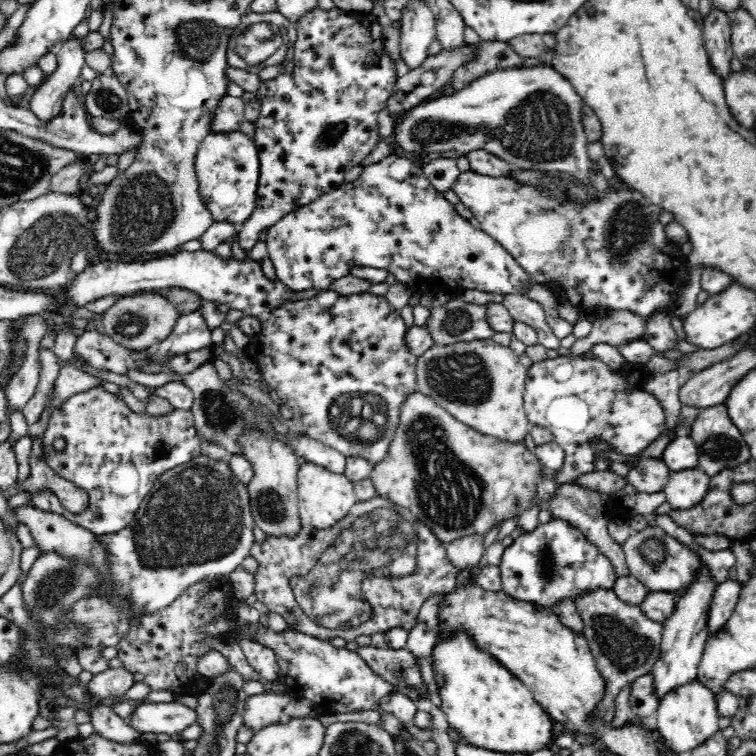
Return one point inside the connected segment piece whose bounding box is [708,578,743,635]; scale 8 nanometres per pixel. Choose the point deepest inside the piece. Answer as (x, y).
(727, 593)

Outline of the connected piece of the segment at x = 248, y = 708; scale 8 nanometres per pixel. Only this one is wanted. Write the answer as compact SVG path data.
M273 692L248 696L242 711L242 724L260 732L272 724L286 724L290 716L284 713L288 698Z

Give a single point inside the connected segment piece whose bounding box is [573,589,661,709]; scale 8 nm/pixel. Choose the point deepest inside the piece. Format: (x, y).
(625, 643)

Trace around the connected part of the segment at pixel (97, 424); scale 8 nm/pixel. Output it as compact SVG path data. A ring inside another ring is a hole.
M101 386L64 399L58 412L52 408L47 430L41 438L44 465L54 474L87 490L89 503L81 514L71 514L64 510L50 488L40 487L37 491L28 491L27 505L65 517L97 535L116 534L127 528L142 499L150 492L154 479L200 456L203 448L190 411L174 409L162 416L134 412L119 396L106 392ZM59 436L66 439L62 452L53 448L53 441Z

